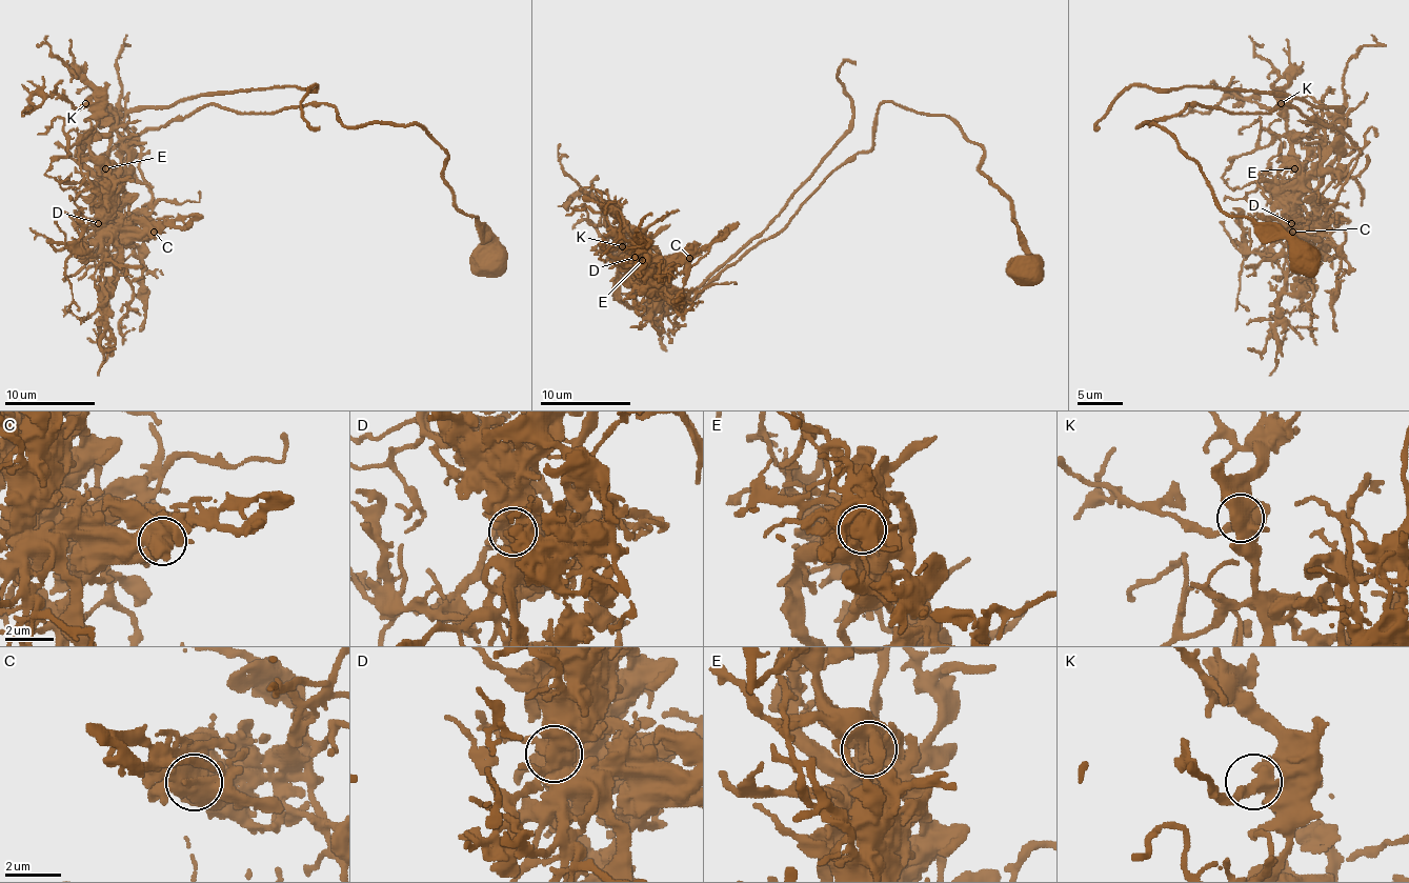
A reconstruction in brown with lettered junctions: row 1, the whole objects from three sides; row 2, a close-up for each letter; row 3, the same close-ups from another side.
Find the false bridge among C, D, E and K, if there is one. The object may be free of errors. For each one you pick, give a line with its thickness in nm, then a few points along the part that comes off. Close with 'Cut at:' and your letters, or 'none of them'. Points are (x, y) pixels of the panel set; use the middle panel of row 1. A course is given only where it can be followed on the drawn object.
D: Thickness 600 nm. Course of the part to remove: (636, 258), (660, 305), (683, 303), (780, 212), (848, 128), (850, 97), (837, 69), (854, 63)
Cut at: D

